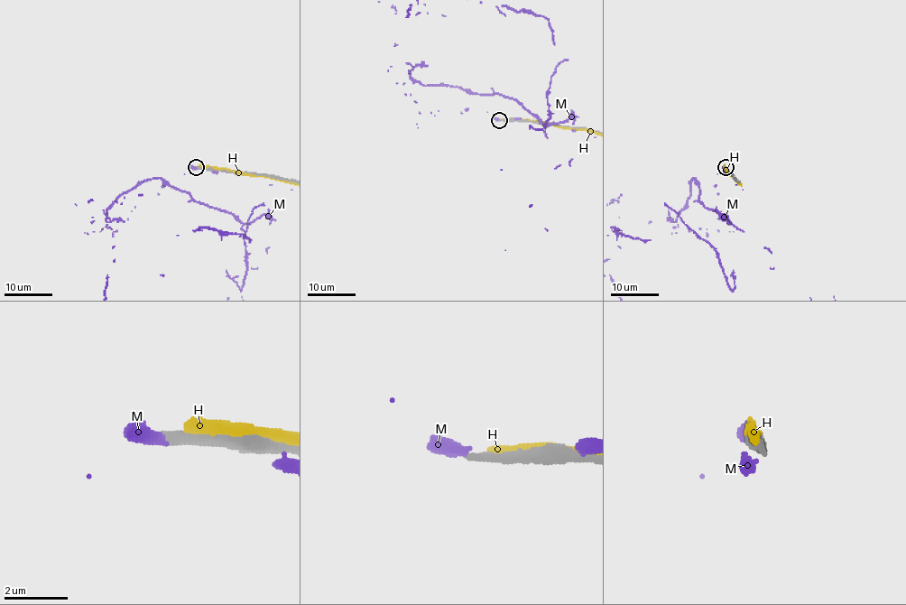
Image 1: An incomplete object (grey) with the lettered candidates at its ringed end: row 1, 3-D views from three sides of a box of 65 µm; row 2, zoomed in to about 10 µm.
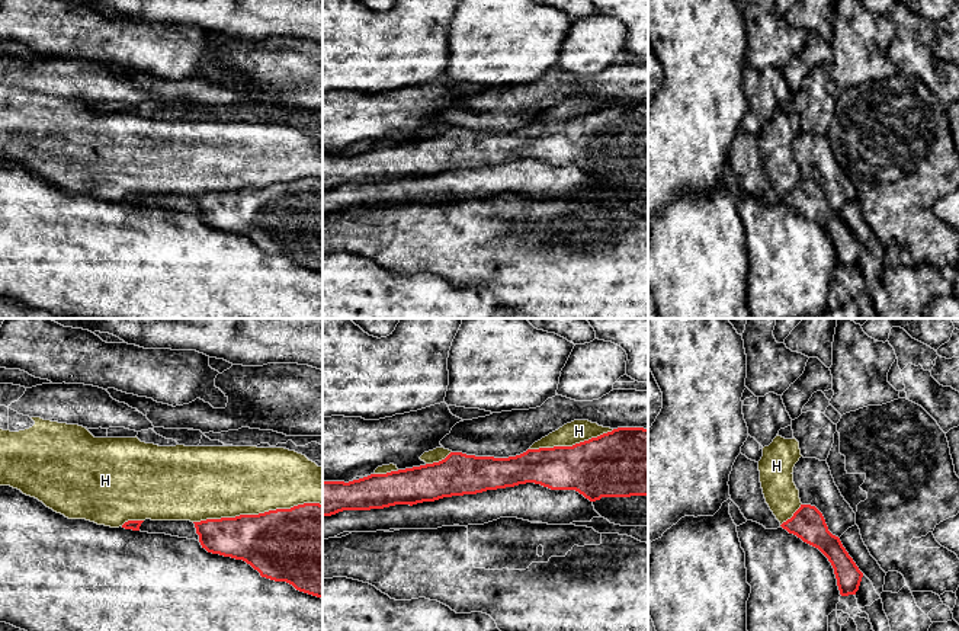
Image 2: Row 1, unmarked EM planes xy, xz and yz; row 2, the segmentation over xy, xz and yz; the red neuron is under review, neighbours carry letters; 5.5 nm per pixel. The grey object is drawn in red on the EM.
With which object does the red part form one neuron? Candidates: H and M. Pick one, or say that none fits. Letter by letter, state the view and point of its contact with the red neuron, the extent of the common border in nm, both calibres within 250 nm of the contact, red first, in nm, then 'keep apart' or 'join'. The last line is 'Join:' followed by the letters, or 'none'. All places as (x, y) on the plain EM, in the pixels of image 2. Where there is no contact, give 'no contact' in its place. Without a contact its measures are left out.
H: contact xy (259, 188); length 700 nm; calibres 400 and 400 nm; keep apart
M: no contact; keep apart
Join: none

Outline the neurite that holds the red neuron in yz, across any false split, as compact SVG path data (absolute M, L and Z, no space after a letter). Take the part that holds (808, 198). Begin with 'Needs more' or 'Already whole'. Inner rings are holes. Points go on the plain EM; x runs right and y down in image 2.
Already whole. M801 179L793 190L780 201L818 222L828 233L841 270L856 269L863 247L849 230L840 212L828 205L822 188L815 180Z

